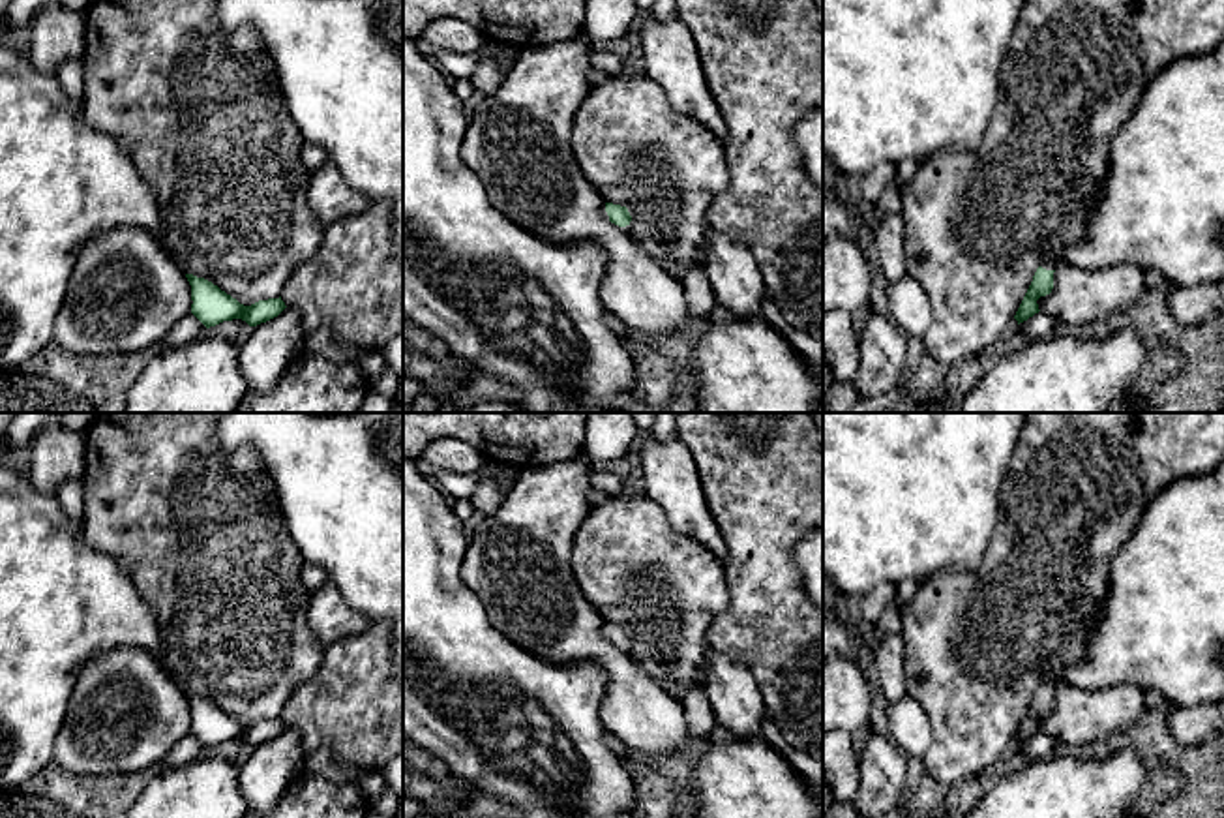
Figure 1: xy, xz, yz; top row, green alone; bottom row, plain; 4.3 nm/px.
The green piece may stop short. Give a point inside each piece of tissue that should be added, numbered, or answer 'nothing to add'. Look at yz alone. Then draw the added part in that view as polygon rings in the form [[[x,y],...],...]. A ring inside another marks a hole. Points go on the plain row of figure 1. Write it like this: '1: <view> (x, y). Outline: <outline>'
1: yz (1161, 627). Outline: [[[1224,460],[1205,475],[1172,482],[1151,499],[1136,531],[1112,561],[1108,595],[1100,612],[1093,617],[1083,660],[1065,668],[1057,681],[1040,683],[1046,690],[1055,690],[1059,685],[1070,685],[1082,690],[1138,685],[1149,692],[1157,692],[1166,700],[1168,707],[1192,707],[1198,704],[1224,702]]]

